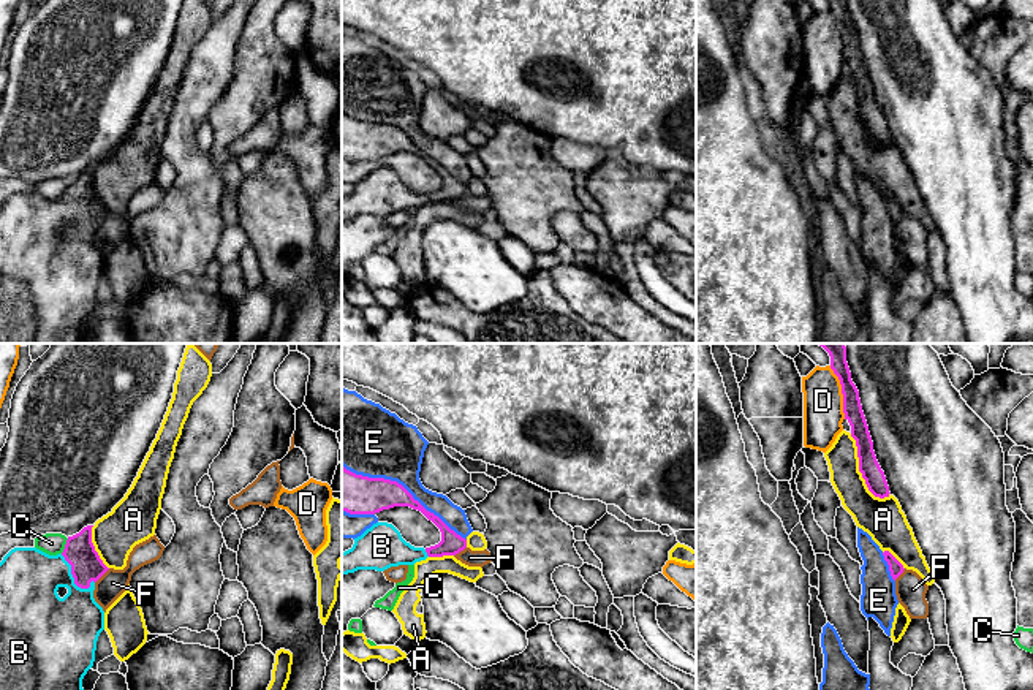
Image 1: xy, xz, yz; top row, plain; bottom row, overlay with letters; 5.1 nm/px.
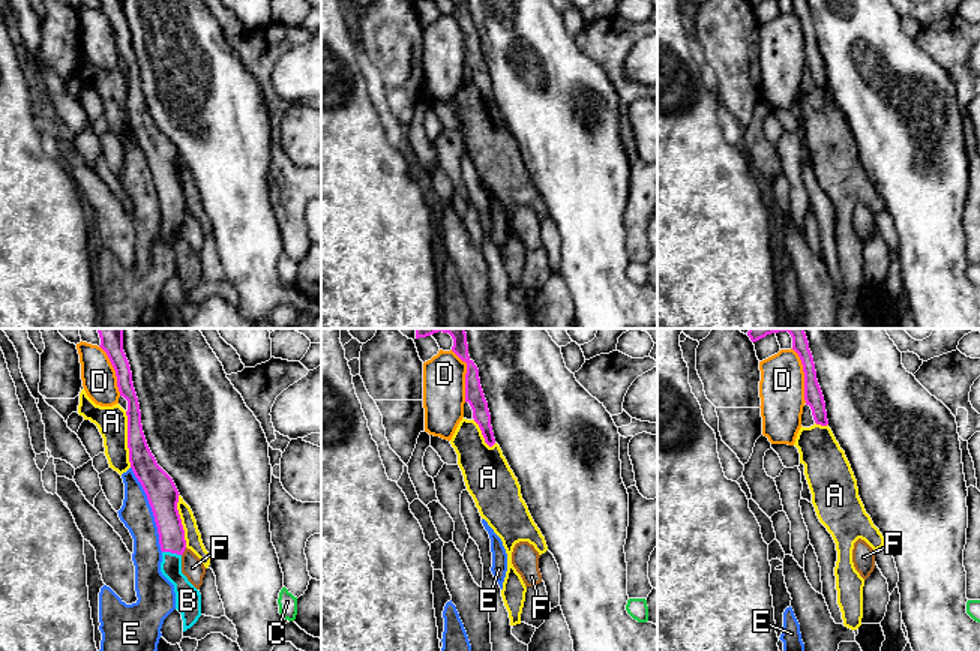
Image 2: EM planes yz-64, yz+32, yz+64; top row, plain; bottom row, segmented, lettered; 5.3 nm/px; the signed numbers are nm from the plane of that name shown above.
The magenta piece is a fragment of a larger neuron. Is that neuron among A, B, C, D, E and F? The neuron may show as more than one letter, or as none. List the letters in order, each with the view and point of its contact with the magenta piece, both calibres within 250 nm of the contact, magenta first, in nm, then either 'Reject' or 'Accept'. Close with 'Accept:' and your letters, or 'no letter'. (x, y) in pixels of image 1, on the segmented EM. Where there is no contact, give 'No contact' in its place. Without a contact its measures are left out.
A: Touches magenta at yz (859, 470). Thickness 110 nm (magenta) against 190 nm. Reject
B: Touches magenta at xy (71, 573). Thickness 160 nm (magenta) against 300 nm. Accept
C: Touches magenta at xy (65, 546). Thickness 160 nm (magenta) against 110 nm. Reject
D: Touches magenta at yz (842, 393). Thickness 100 nm (magenta) against 200 nm. Reject
E: Touches magenta at xz (404, 488). Thickness 200 nm (magenta) against 340 nm. Reject
F: Touches magenta at xy (102, 575). Thickness 160 nm (magenta) against 140 nm. Reject
Accept: B

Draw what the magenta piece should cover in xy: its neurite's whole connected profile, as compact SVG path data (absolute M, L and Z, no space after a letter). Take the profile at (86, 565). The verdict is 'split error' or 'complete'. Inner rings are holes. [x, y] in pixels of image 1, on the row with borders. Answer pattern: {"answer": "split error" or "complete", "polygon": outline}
{"answer": "split error", "polygon": "M92 527L68 536L62 554L49 555L36 548L14 548L0 562L0 690L84 690L82 679L93 666L96 641L104 630L104 611L95 601L95 582L109 570L100 559L92 543Z"}

